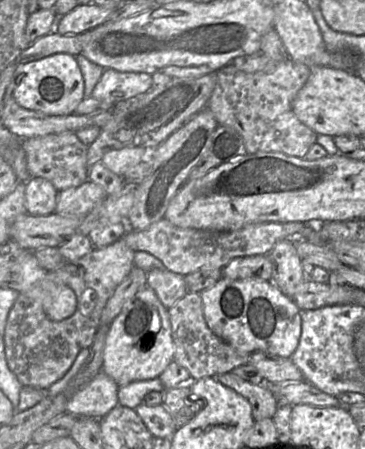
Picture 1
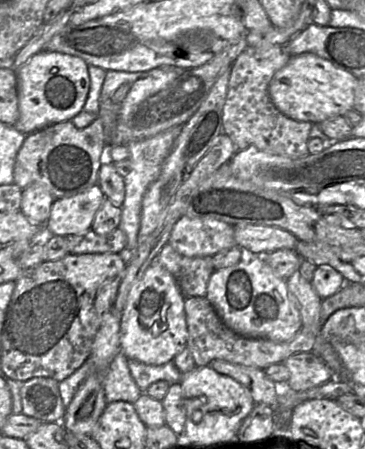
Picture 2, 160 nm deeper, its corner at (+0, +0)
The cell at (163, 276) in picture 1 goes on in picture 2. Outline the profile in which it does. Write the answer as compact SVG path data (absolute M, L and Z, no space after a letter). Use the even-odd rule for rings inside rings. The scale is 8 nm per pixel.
M167 243L157 262L171 273L185 298L206 297L209 279L215 271L212 256L186 257Z

